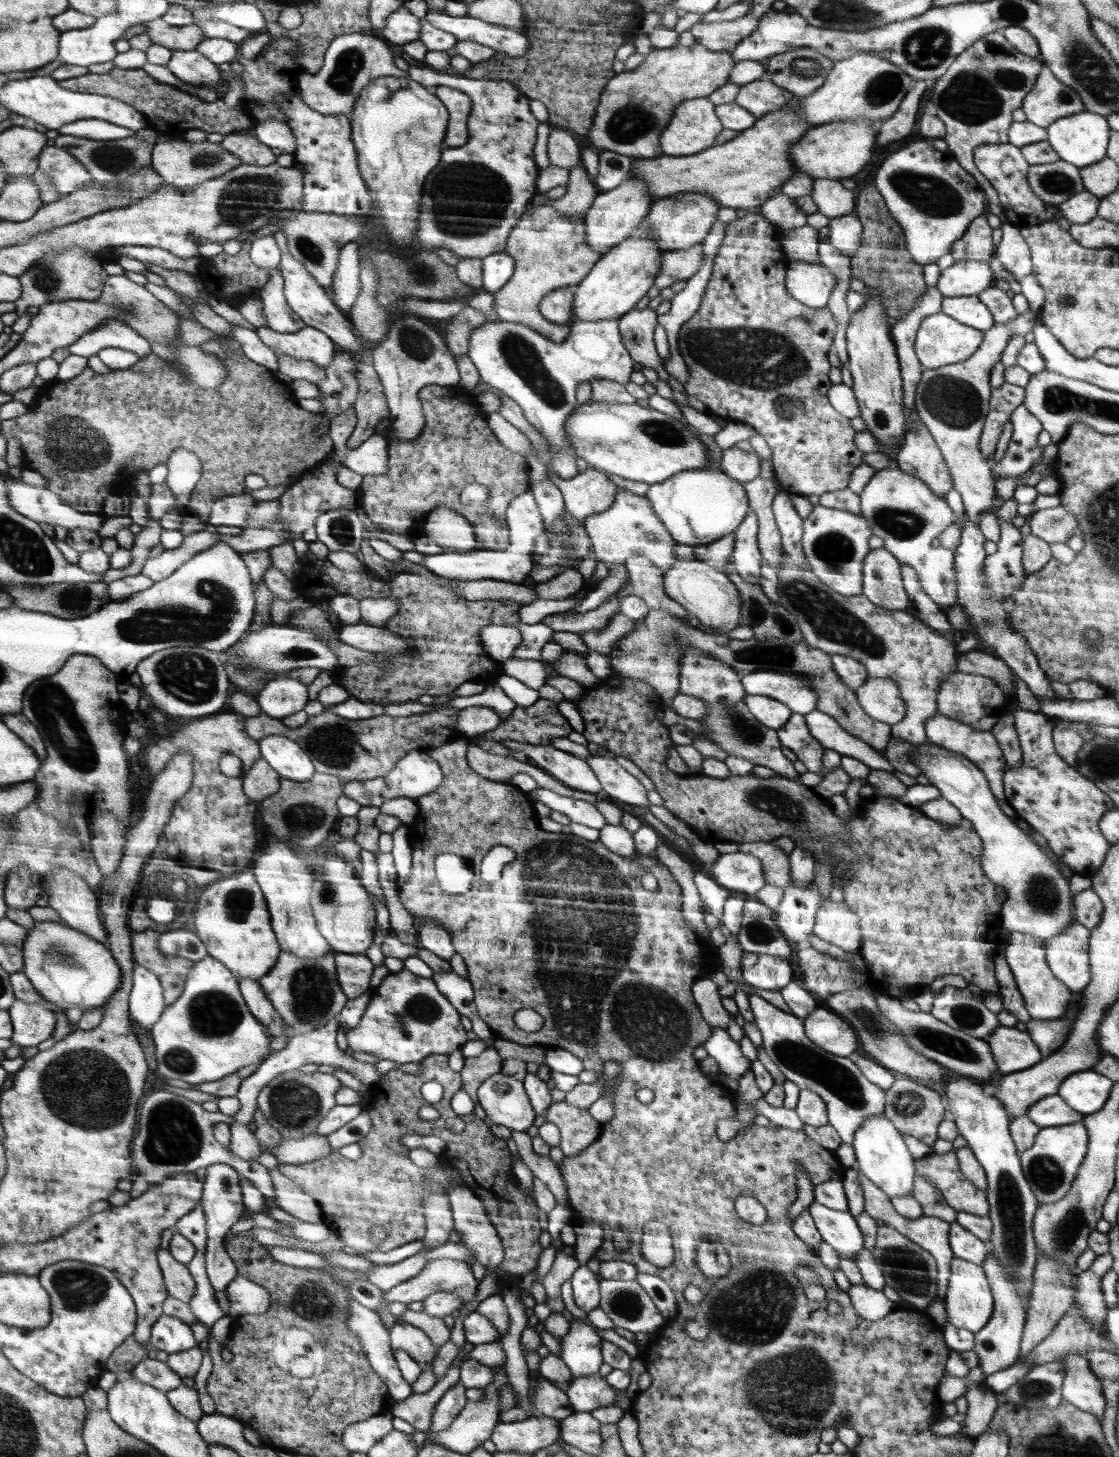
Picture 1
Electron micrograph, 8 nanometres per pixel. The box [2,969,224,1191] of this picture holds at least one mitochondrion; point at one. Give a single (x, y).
(82, 1086)

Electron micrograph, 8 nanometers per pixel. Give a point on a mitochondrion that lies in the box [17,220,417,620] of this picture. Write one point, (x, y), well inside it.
(75, 444)

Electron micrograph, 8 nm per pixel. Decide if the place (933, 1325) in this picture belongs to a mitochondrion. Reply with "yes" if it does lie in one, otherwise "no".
no

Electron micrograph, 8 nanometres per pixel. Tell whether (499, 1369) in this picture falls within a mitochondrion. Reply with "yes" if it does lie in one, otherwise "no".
no

